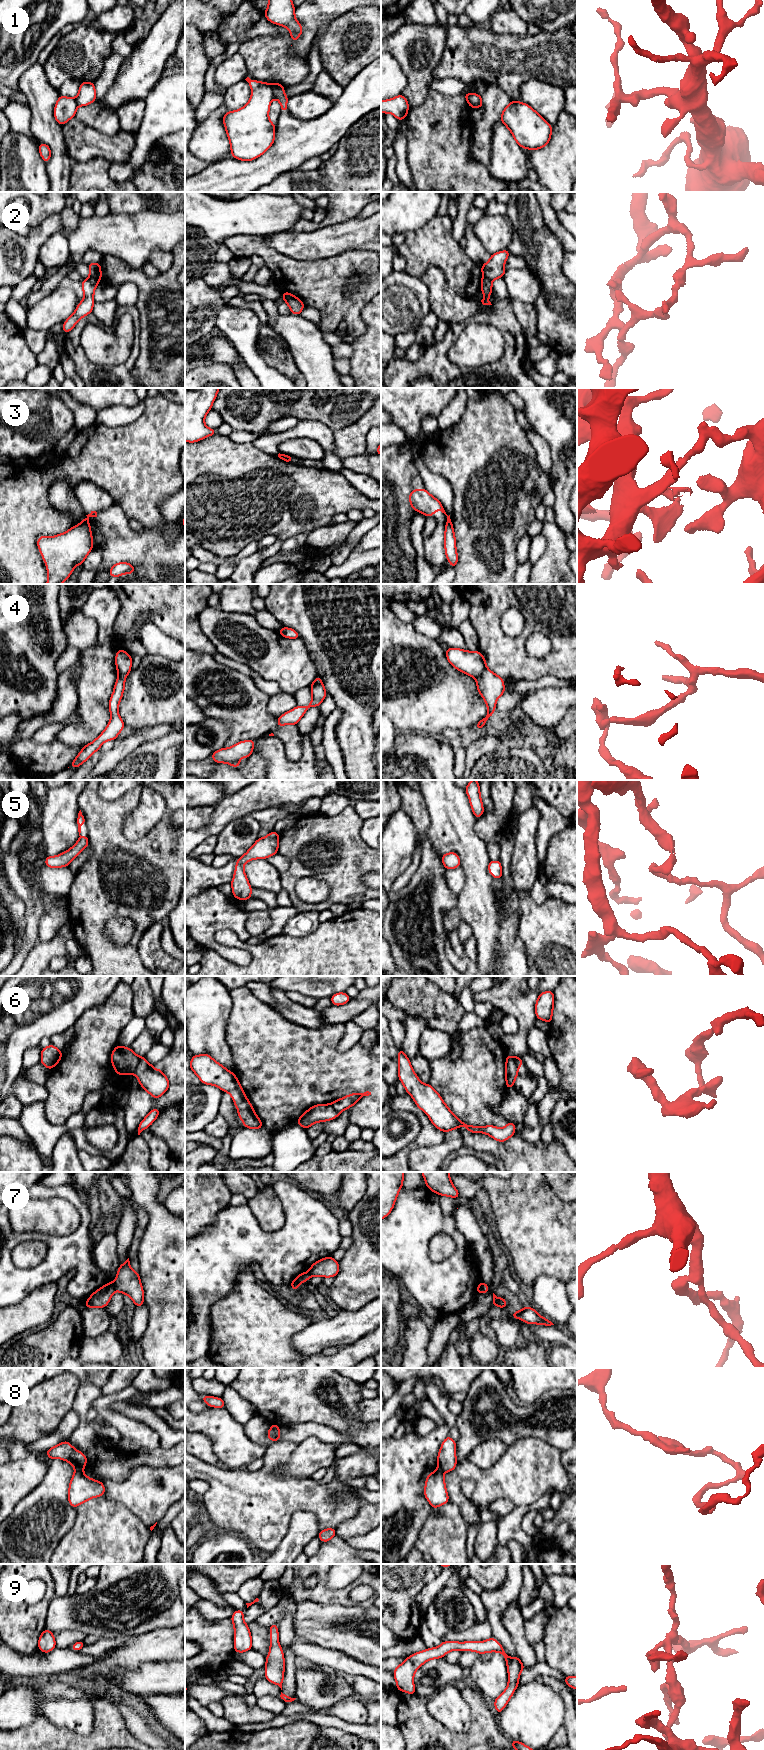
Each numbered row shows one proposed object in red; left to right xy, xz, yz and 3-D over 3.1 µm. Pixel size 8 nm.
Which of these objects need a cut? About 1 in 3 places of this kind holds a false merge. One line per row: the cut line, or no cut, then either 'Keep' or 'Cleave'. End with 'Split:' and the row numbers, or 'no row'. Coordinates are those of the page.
1: Split along xz (271, 85), (274, 96). Cleave
2: Split along xz (293, 295), (284, 301). Cleave
3: Split along yz (448, 516), (447, 519). Cleave
4: Split along yz (486, 667), (476, 678). Cleave
5: No split. Keep
6: Split along xy (140, 1056), (139, 1063), (132, 1072). Cleave
7: Split along xy (112, 1282), (115, 1290). Cleave
8: Split along xy (75, 1469), (81, 1470). Cleave
9: No split. Keep
Split: 1, 2, 3, 4, 6, 7, 8

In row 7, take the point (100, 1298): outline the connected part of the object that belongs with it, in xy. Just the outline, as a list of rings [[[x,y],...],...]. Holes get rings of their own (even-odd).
[[[113,1282],[103,1285],[101,1288],[92,1293],[88,1300],[84,1302],[85,1307],[105,1308],[108,1305],[114,1291],[115,1287]]]

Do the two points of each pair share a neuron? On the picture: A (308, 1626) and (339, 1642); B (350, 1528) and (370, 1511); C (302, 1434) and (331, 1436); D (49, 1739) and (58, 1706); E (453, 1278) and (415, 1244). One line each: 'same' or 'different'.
A: same
B: same
C: same
D: different
E: same

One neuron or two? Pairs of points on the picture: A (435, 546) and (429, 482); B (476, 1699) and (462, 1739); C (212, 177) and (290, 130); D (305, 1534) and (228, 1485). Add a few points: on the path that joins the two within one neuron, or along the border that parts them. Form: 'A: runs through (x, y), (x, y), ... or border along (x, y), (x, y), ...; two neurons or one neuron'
A: border along (419, 473), (424, 488), (440, 502), (445, 511); two neurons
B: runs through (477, 1710), (477, 1727), (473, 1731); one neuron
C: runs through (234, 177), (244, 177), (256, 173), (277, 152); one neuron
D: border along (309, 1511), (292, 1515), (287, 1533), (278, 1545); two neurons

